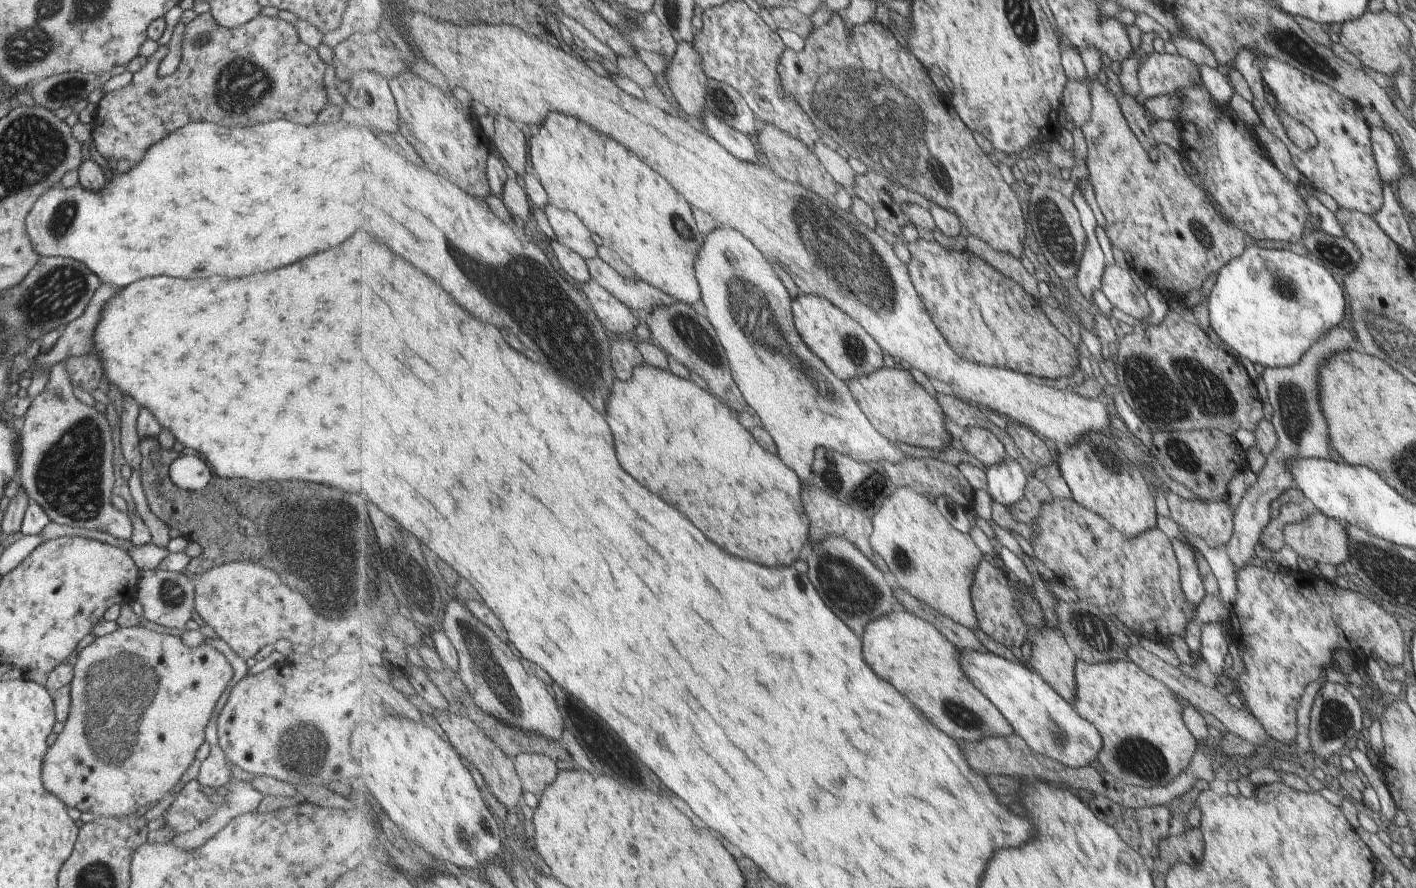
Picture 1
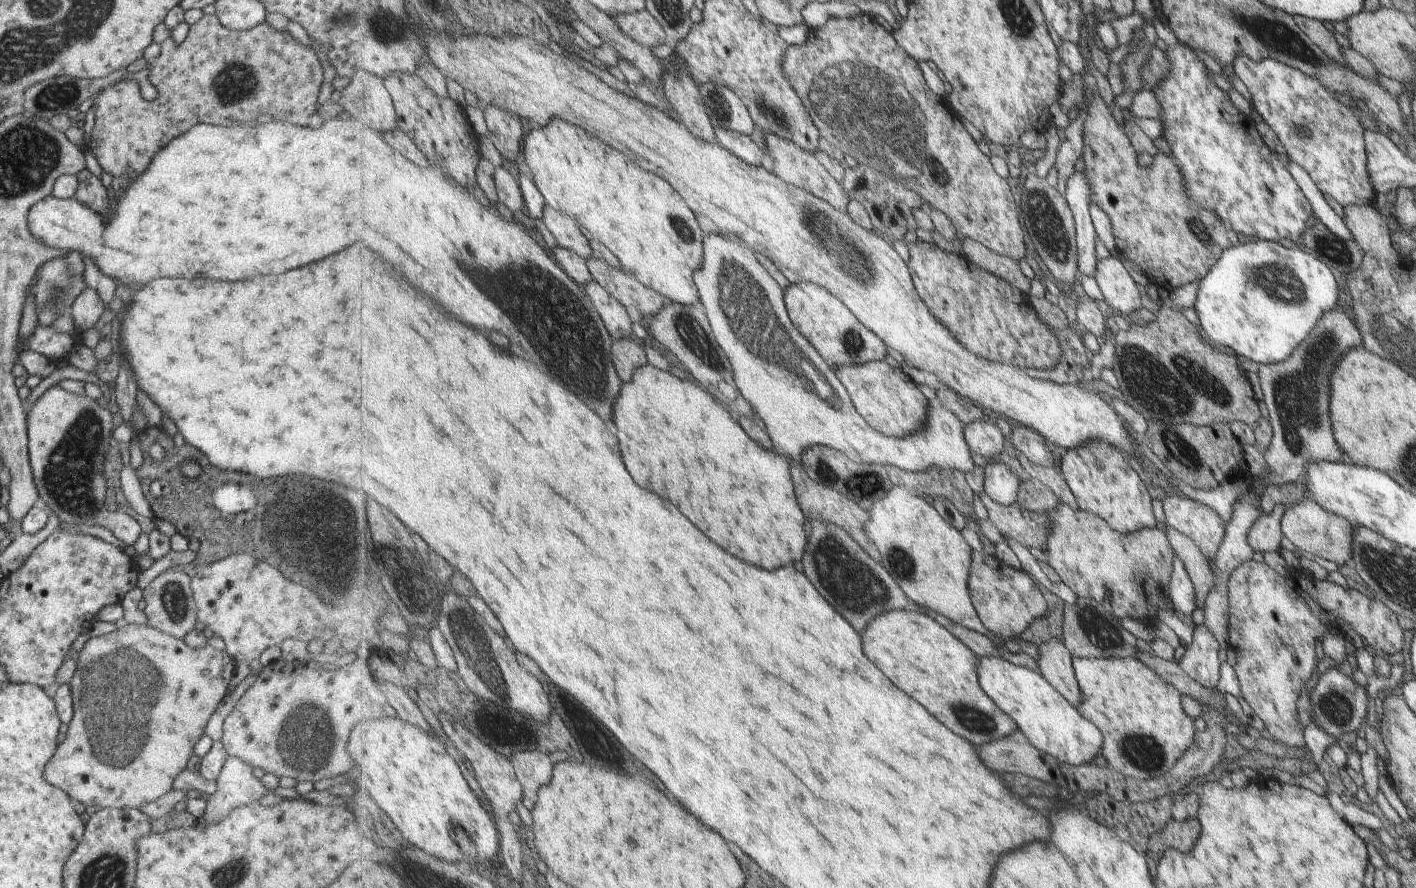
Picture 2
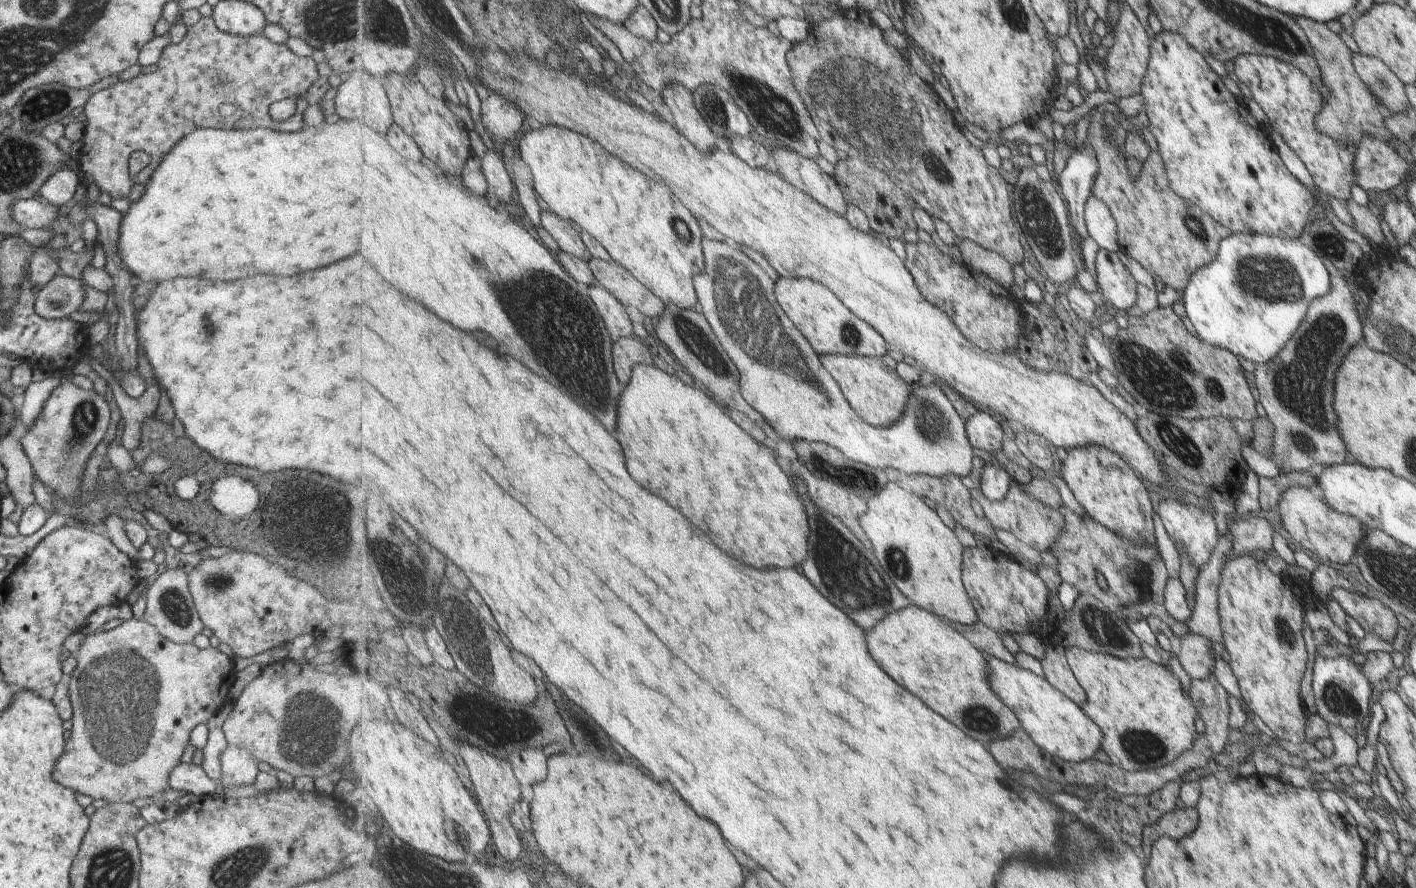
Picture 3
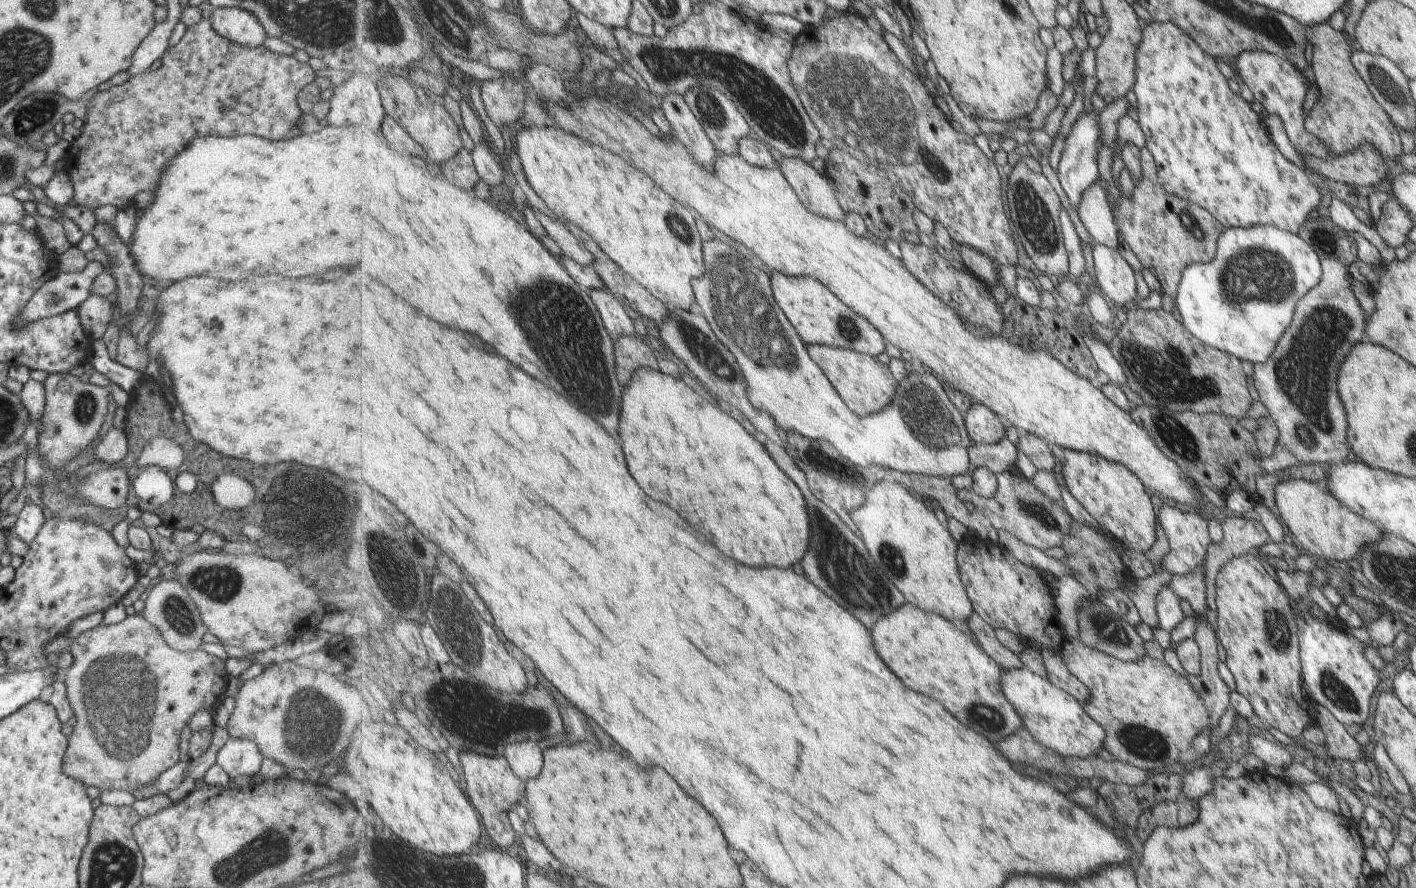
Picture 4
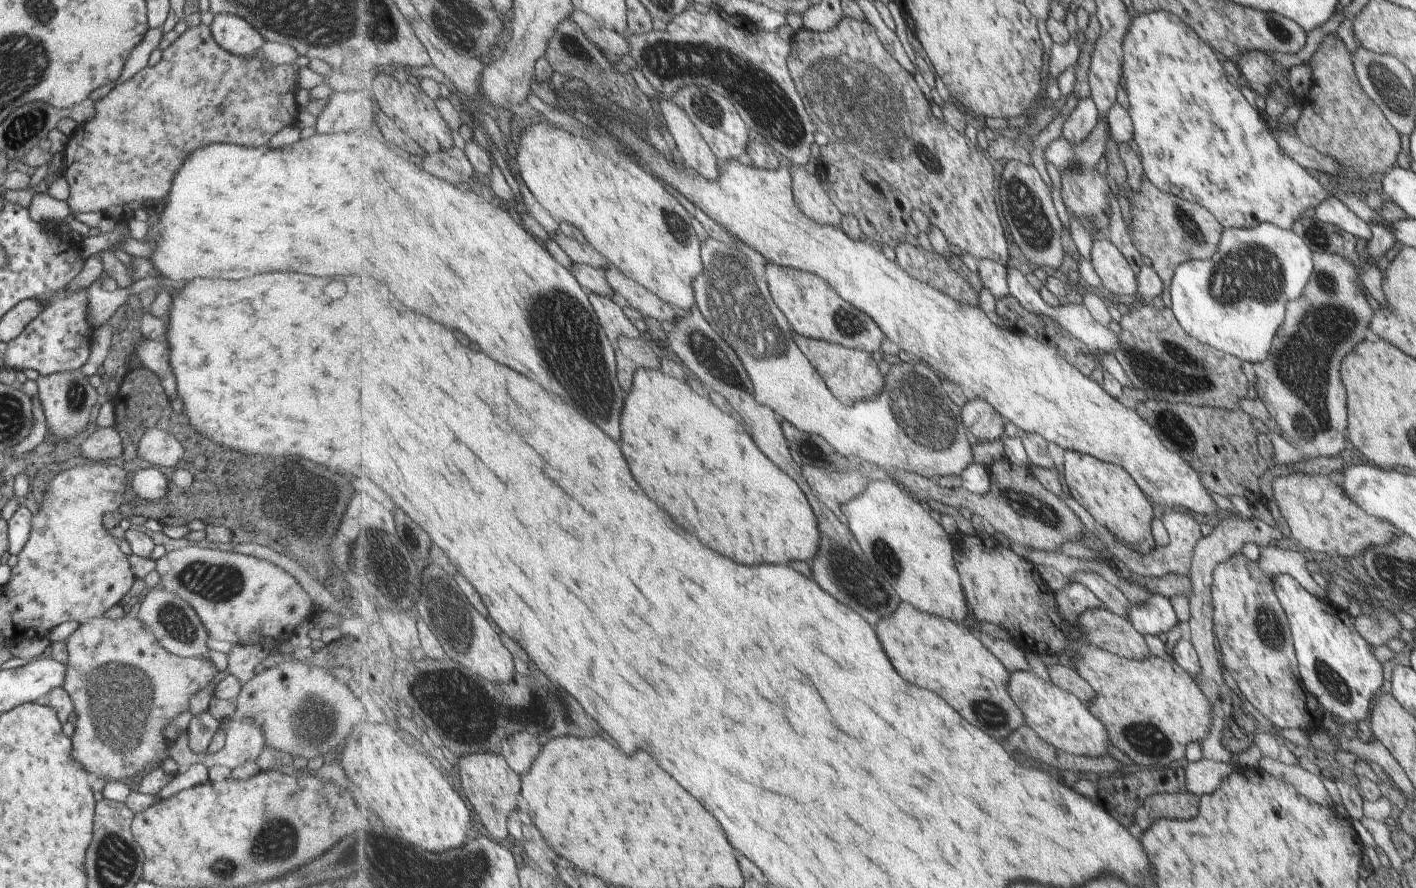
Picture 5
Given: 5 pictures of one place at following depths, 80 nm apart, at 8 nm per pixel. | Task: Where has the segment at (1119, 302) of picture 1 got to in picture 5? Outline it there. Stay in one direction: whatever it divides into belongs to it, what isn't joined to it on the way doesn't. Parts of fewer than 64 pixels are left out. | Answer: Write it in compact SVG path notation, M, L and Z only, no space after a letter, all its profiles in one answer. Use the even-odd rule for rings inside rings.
M1093 238L1090 263L1105 290L1119 296L1136 294L1135 270L1106 238Z

